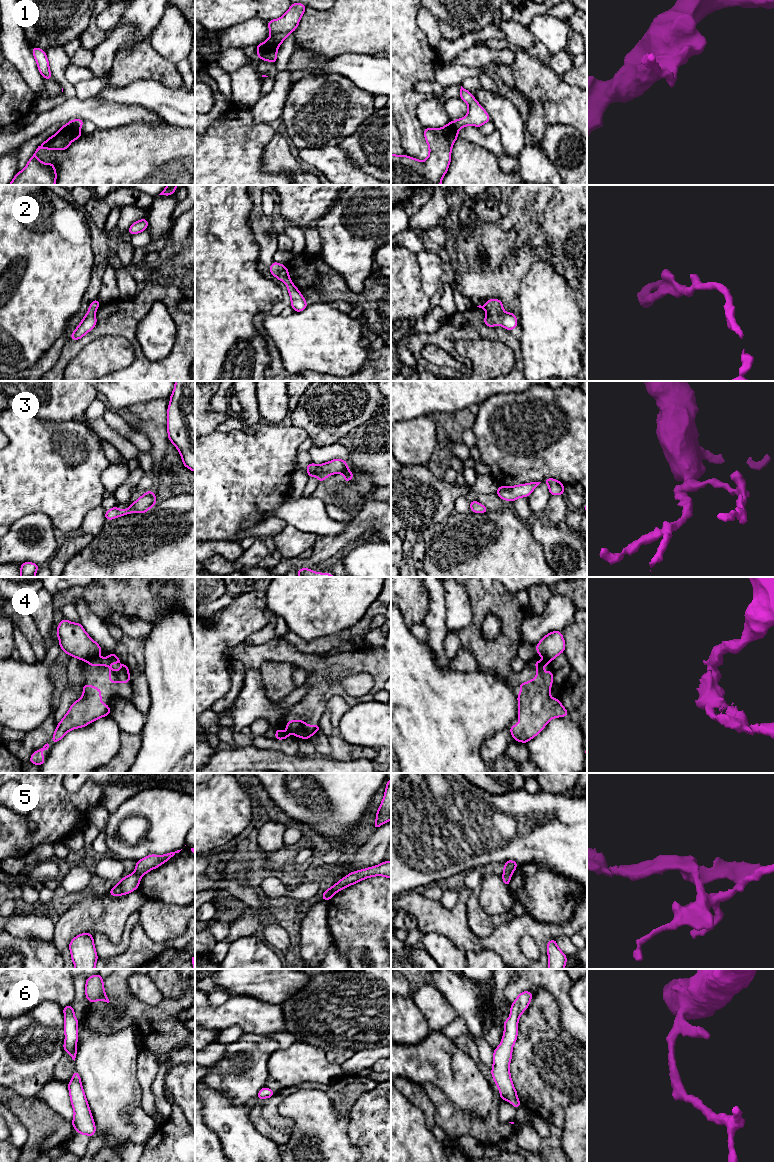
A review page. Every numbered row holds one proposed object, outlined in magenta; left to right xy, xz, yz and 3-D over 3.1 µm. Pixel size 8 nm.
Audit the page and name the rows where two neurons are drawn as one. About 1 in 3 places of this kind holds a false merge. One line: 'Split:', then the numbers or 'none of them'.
Split: 1, 4, 5

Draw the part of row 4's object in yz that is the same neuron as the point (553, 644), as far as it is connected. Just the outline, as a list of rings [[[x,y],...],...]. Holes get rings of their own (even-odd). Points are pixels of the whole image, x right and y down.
[[[553,631],[544,636],[535,646],[538,655],[551,661],[565,651],[565,639],[562,637],[562,632]]]

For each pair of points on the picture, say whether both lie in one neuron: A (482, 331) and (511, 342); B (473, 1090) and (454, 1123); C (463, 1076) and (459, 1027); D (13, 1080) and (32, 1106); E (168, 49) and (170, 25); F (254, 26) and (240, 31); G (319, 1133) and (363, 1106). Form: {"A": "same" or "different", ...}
{"A": "same", "B": "different", "C": "different", "D": "different", "E": "same", "F": "same", "G": "different"}

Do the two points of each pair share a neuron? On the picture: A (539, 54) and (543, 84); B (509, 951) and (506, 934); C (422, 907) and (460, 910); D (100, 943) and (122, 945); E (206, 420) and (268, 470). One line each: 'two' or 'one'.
A: two
B: one
C: one
D: one
E: two

